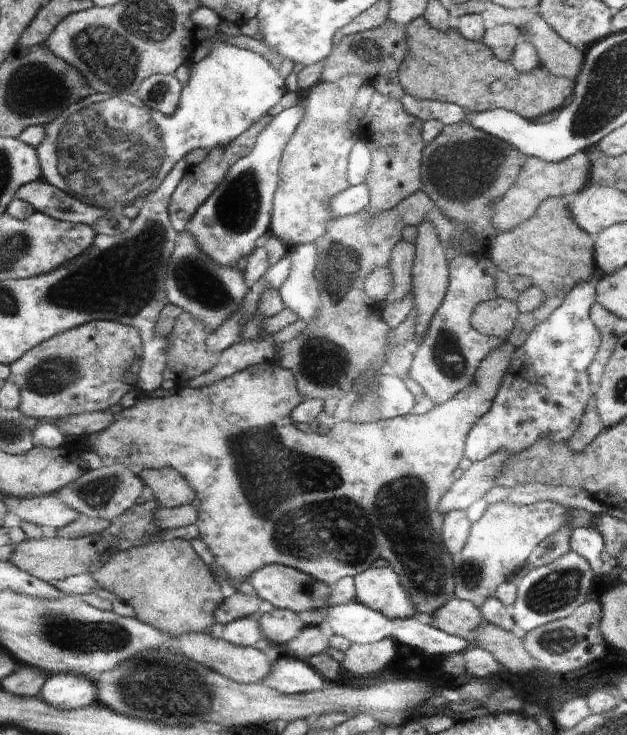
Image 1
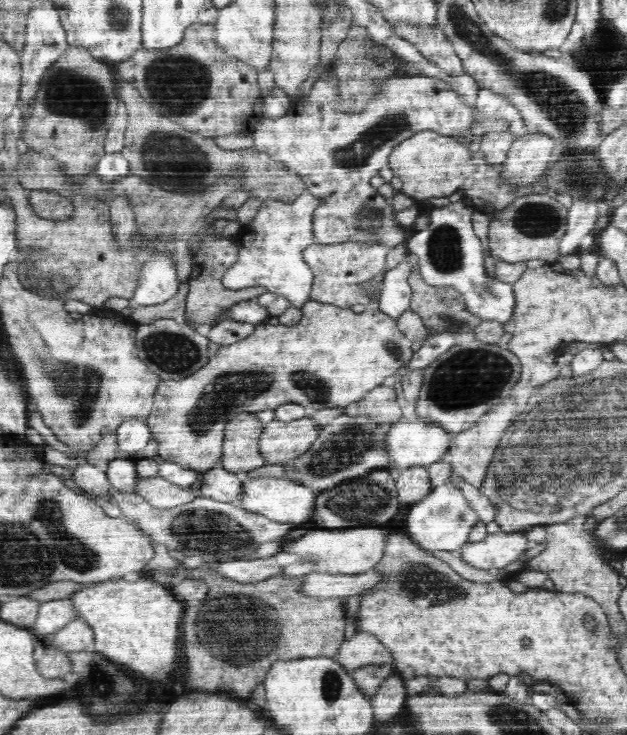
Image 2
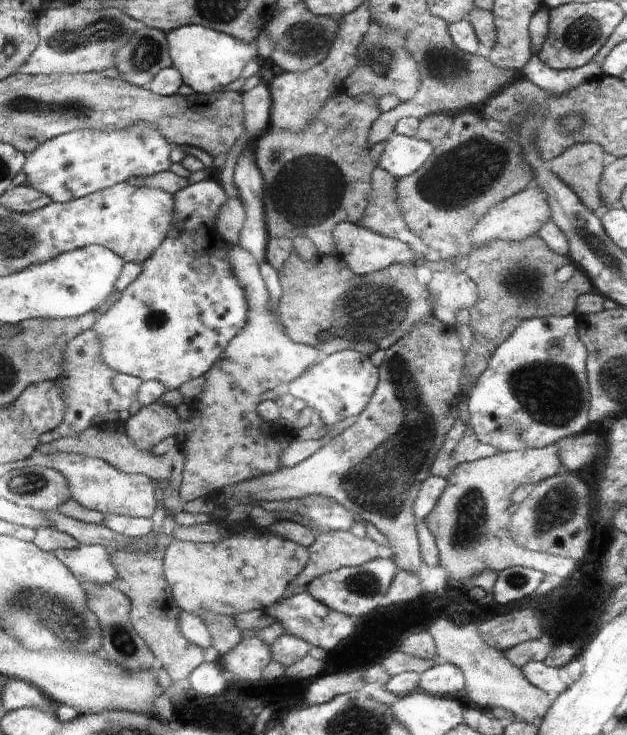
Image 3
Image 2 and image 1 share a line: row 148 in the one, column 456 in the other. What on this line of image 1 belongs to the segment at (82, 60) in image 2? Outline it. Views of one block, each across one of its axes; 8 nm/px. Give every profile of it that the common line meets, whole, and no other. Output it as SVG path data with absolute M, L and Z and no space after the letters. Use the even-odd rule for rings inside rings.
M420 16L403 26L406 30L406 48L408 56L402 60L398 68L398 83L405 94L416 100L434 100L448 102L466 108L470 112L484 112L493 109L504 109L514 112L528 121L536 121L536 118L554 112L562 108L564 100L572 94L574 80L558 77L548 71L542 64L536 66L531 72L521 73L512 67L511 62L503 62L494 54L484 42L467 40L456 28L450 30L436 30Z

